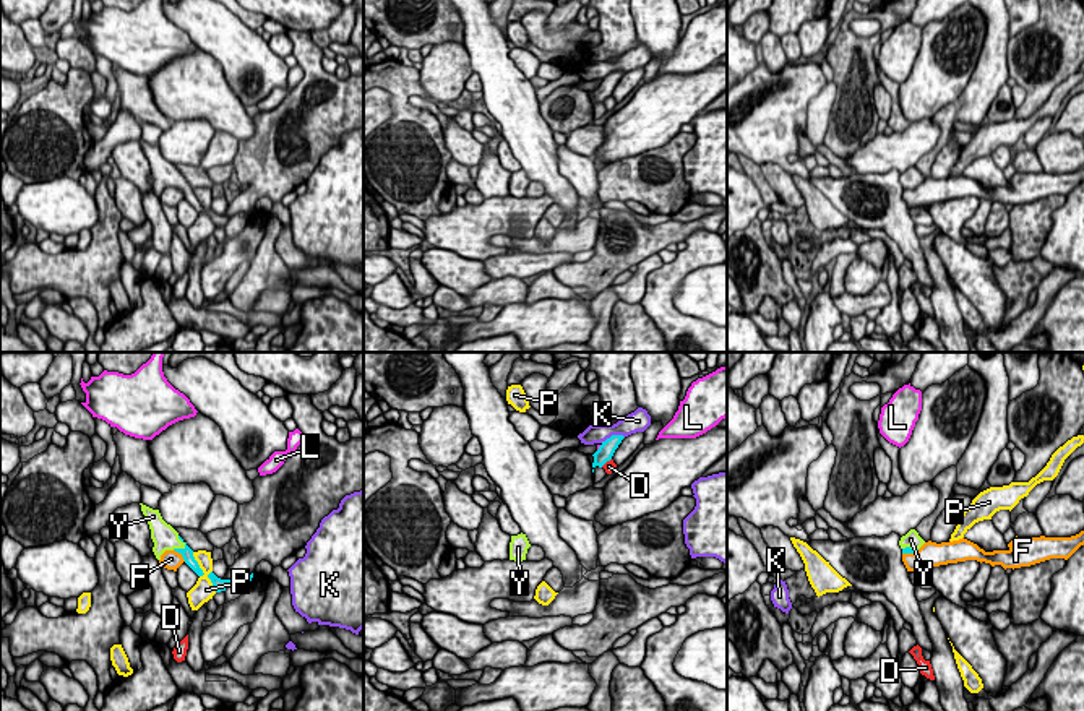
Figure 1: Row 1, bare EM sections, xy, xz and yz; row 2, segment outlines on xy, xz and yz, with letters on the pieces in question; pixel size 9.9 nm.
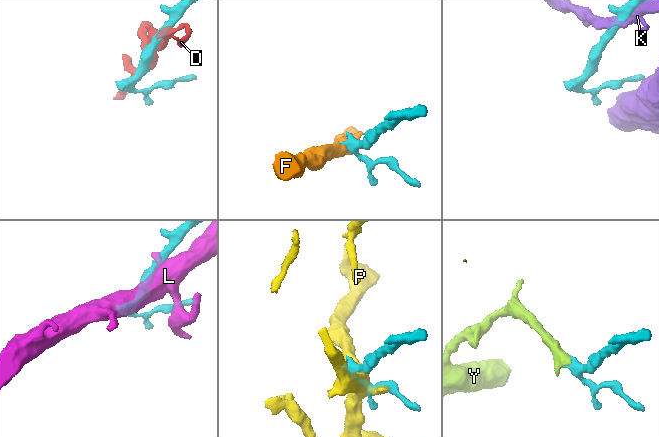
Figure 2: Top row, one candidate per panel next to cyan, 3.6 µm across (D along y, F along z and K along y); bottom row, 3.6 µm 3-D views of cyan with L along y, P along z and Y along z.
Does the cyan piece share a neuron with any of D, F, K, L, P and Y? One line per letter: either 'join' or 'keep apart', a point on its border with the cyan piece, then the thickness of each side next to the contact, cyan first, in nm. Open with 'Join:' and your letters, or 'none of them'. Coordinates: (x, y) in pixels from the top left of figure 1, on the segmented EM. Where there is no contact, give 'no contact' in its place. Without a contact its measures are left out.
Join: Y
D: keep apart; contact xz (606, 461); calibres 160 and 120 nm
F: keep apart; contact xy (182, 555); calibres 120 and 190 nm
K: keep apart; contact xz (612, 435); calibres 160 and 200 nm
L: keep apart; contact xz (599, 448); calibres 160 and 30 nm
P: keep apart; contact xy (202, 572); calibres 120 and 200 nm
Y: join; contact xy (182, 541); calibres 120 and 240 nm

